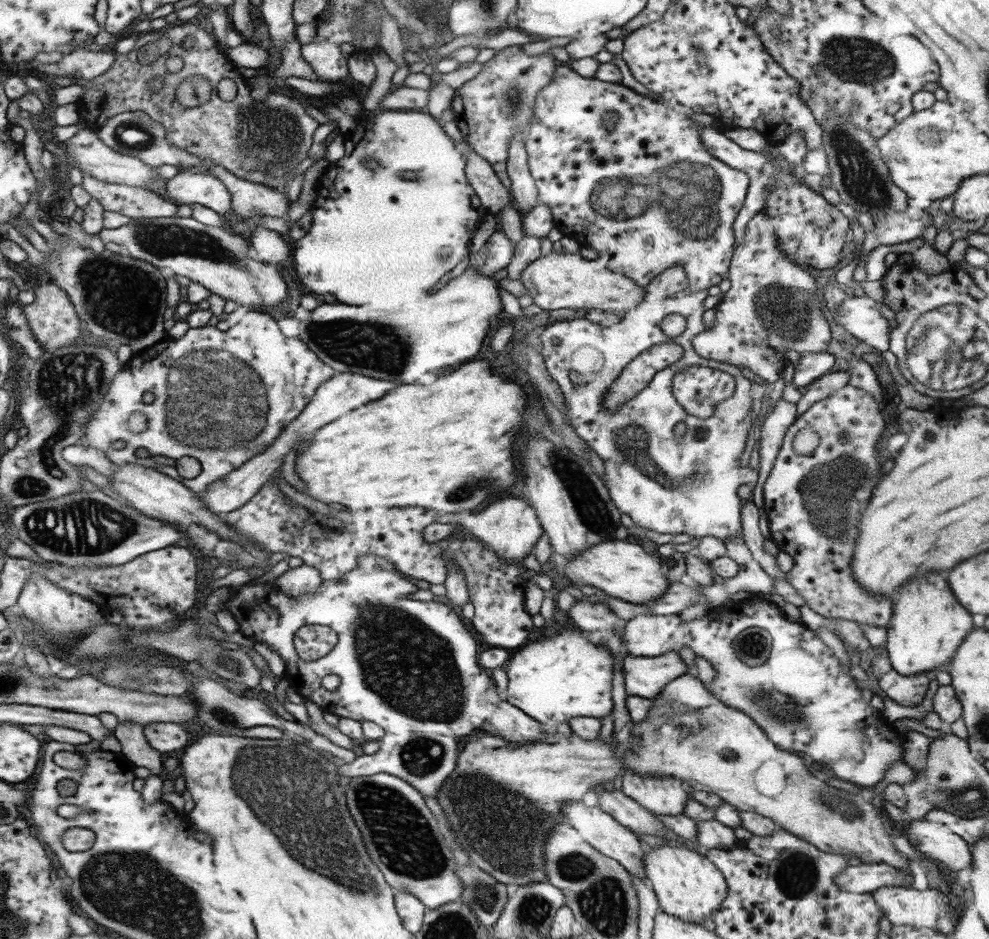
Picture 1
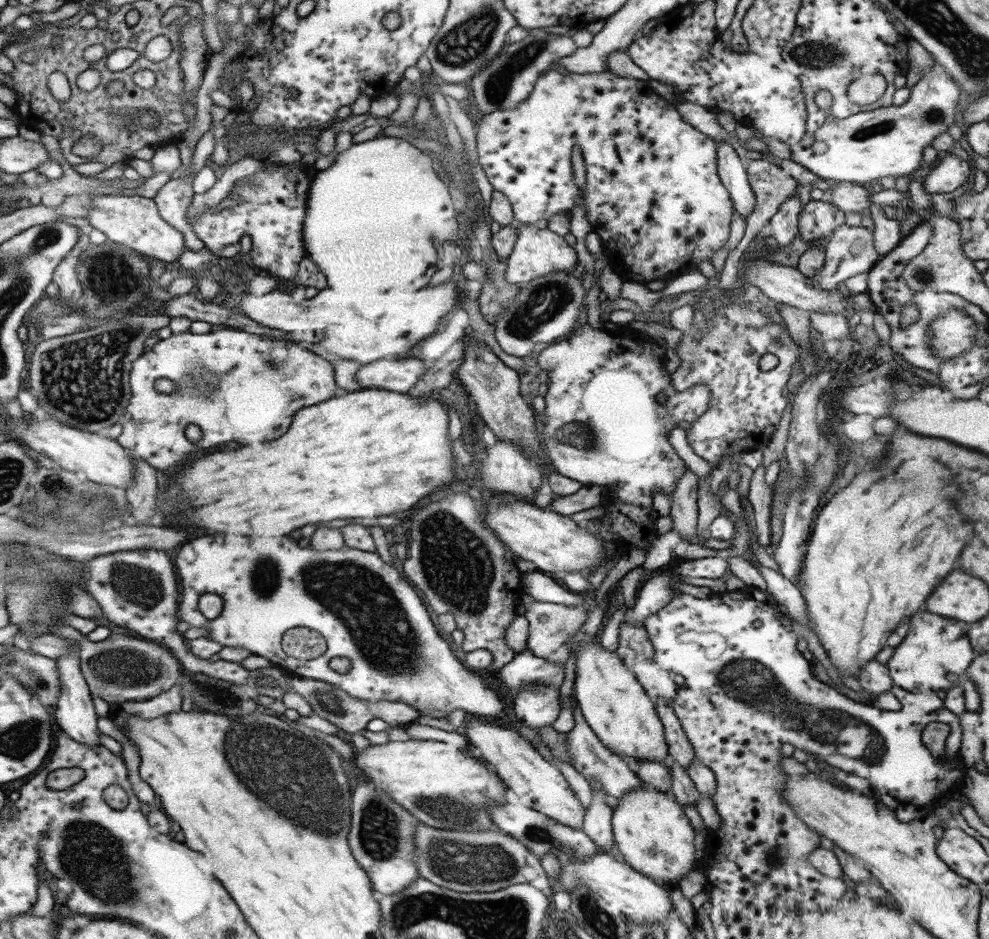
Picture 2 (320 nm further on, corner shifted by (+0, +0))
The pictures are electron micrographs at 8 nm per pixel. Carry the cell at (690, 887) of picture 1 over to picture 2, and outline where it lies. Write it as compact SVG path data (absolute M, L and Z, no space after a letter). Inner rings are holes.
M645 783L643 788L625 794L612 808L611 822L614 846L635 872L673 887L693 870L693 829L671 794L657 792Z

